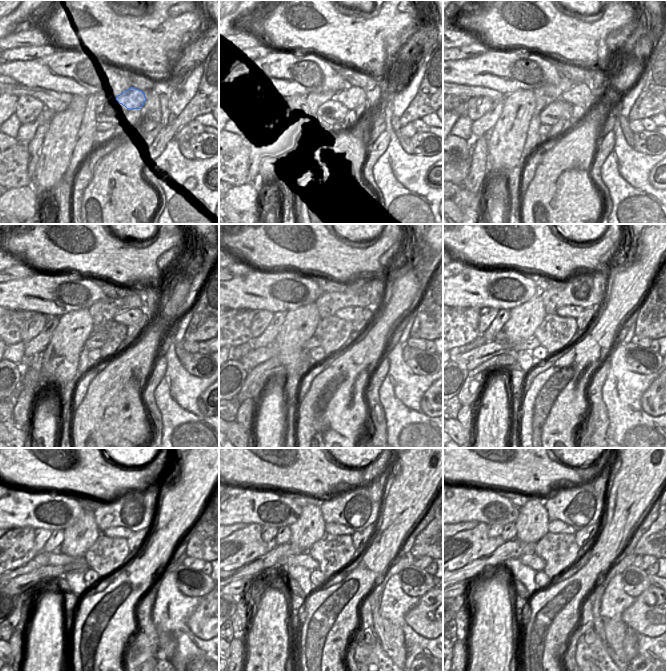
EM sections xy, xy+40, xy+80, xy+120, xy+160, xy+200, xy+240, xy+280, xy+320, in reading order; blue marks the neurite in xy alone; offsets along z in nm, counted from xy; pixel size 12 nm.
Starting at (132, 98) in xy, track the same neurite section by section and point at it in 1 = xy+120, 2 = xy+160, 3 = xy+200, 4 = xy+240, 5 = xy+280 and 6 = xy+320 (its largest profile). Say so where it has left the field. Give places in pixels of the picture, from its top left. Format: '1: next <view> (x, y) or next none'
1: next xy+120 (127, 317)
2: next xy+160 (351, 314)
3: next xy+200 (570, 311)
4: next xy+240 (113, 532)
5: next xy+280 (331, 528)
6: next xy+320 (556, 527)

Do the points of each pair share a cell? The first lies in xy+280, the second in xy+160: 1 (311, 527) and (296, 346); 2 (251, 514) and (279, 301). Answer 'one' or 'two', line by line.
1: one
2: one

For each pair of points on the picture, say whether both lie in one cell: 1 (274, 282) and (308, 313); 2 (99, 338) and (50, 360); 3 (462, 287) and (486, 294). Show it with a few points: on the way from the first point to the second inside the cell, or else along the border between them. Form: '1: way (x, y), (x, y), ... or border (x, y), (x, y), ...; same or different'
1: border (314, 301), (288, 310), (285, 313); different
2: border (93, 329), (84, 345); different
3: way (468, 288), (480, 288); same

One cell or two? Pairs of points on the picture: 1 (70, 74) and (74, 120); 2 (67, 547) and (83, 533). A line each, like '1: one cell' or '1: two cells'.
1: two cells
2: one cell

